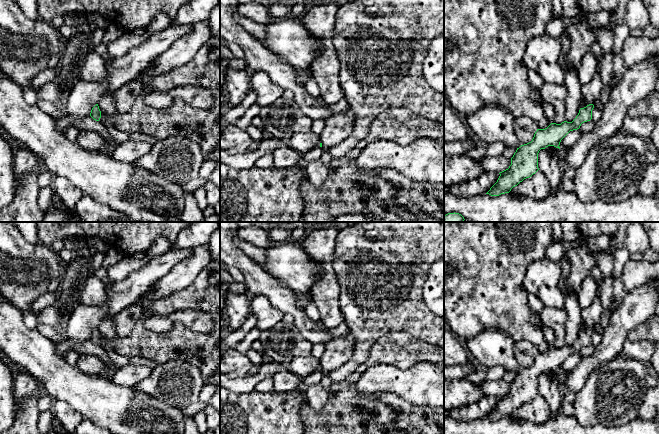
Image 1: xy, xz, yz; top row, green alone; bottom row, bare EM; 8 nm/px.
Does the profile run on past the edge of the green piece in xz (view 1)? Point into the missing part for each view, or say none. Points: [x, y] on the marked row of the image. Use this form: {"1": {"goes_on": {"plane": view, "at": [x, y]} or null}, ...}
{"1": {"goes_on": null}}

